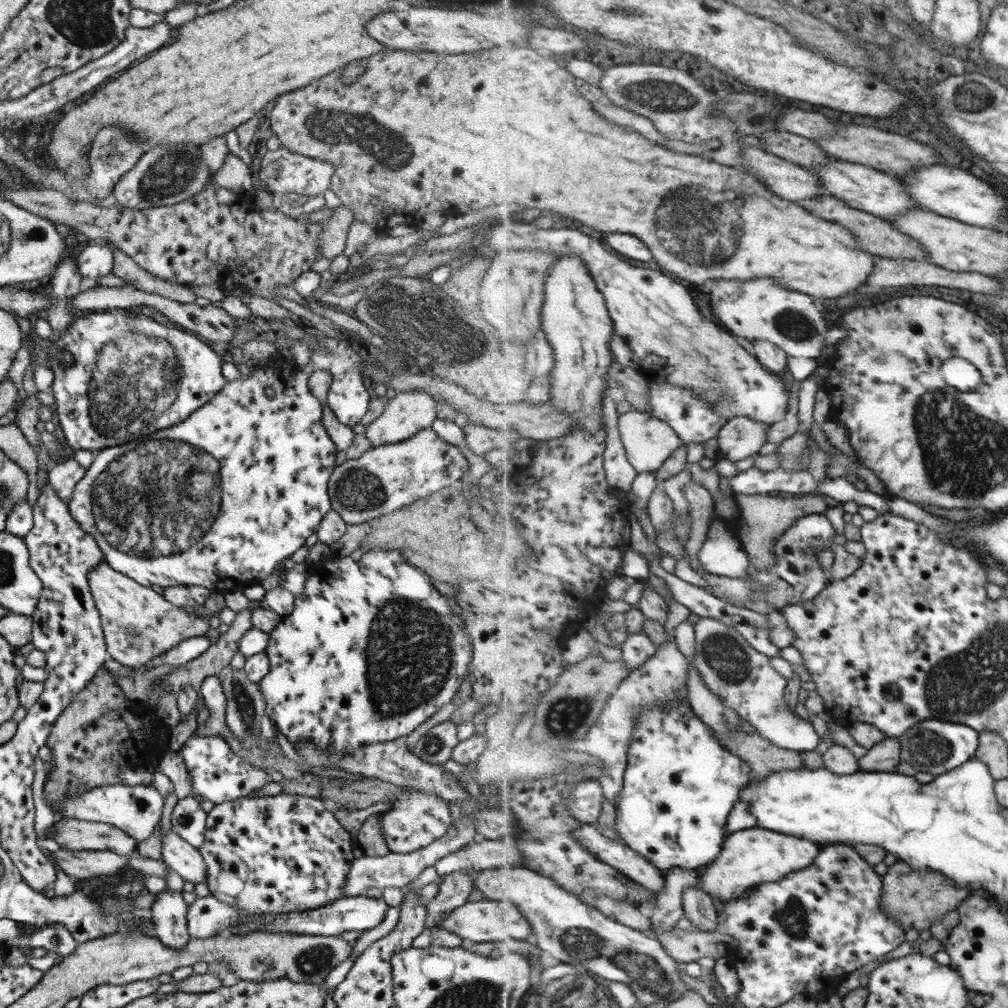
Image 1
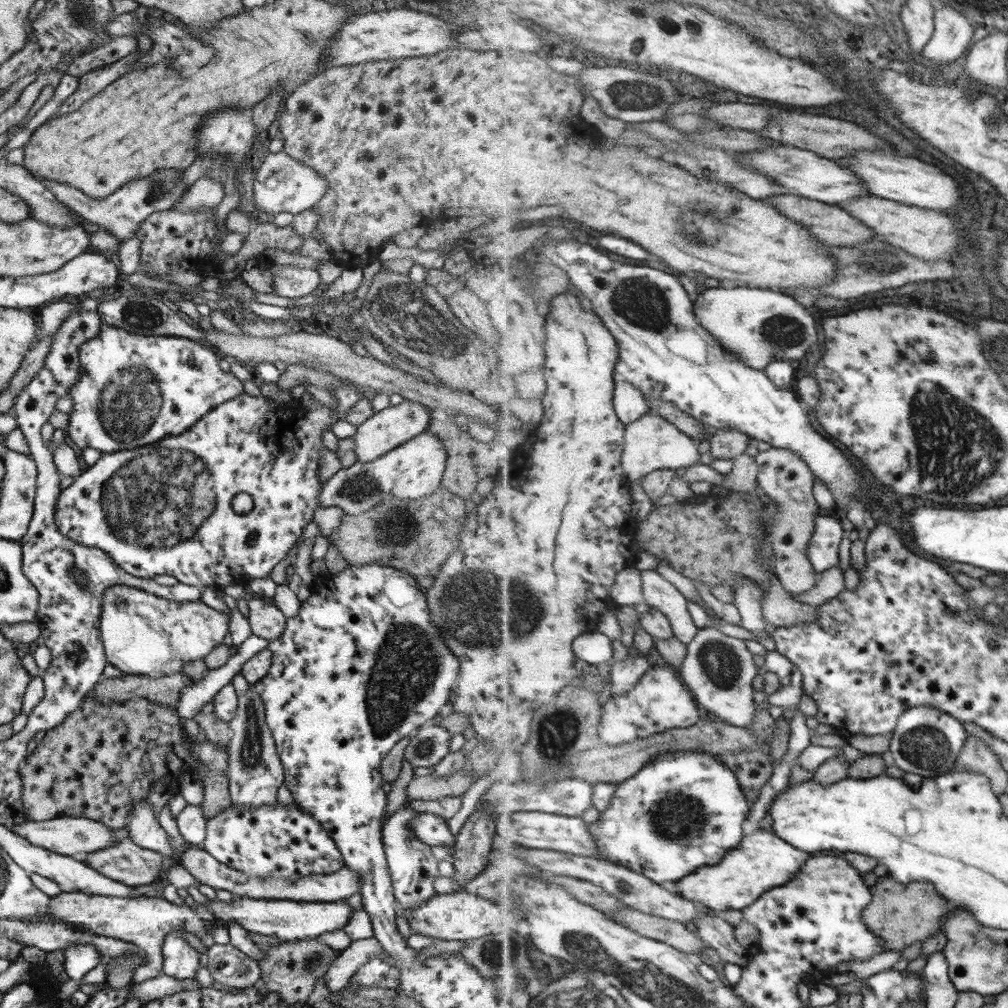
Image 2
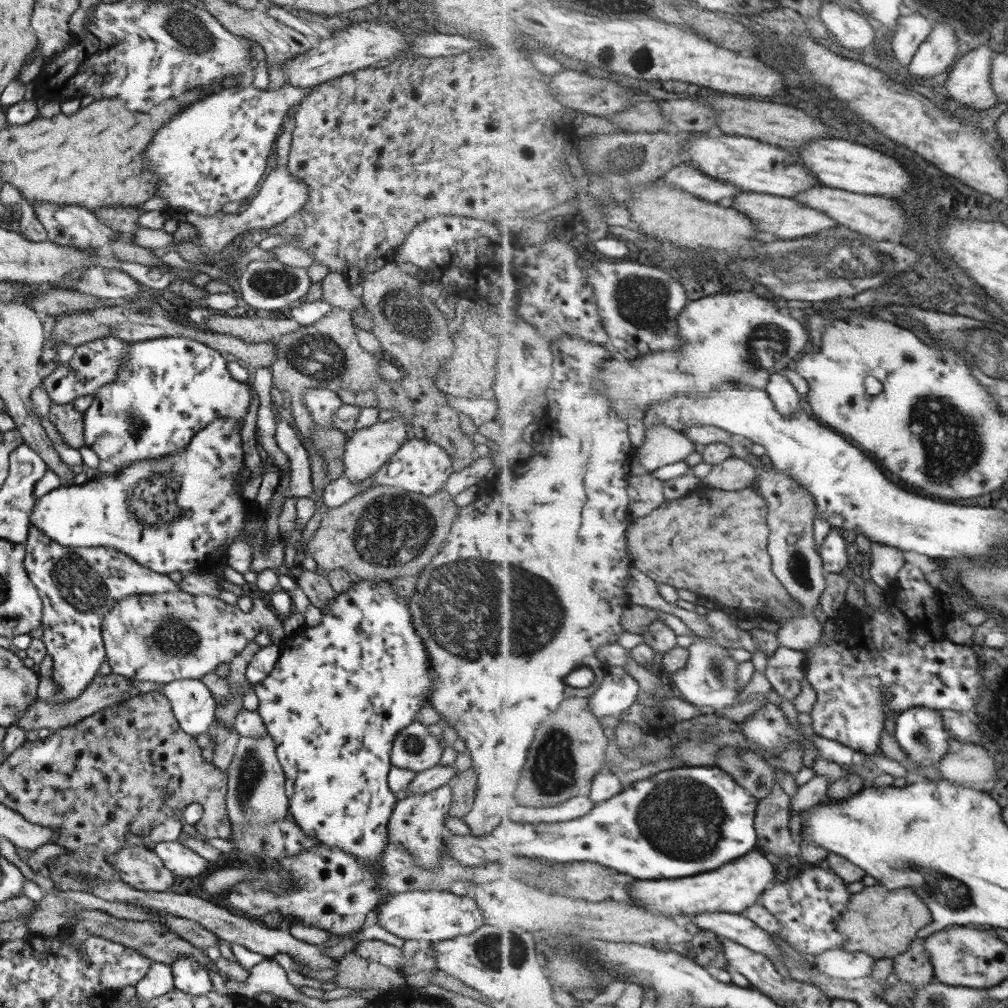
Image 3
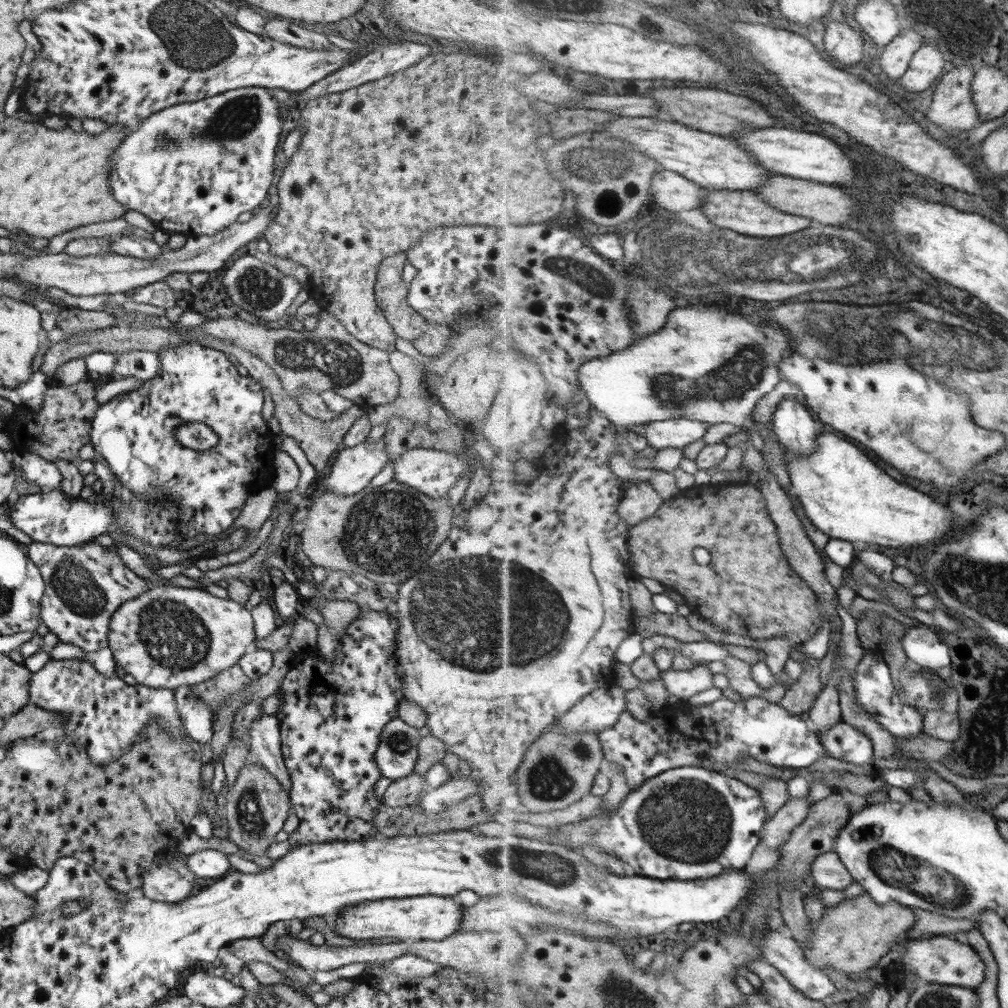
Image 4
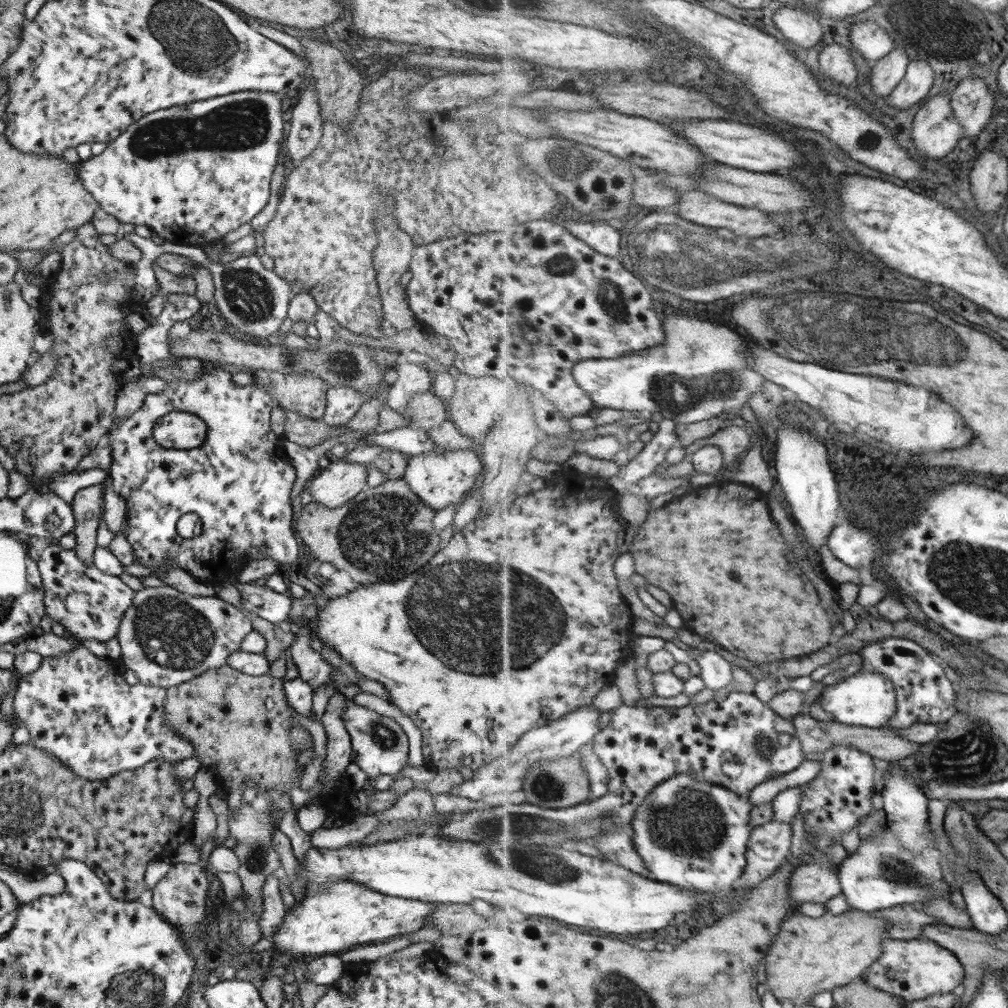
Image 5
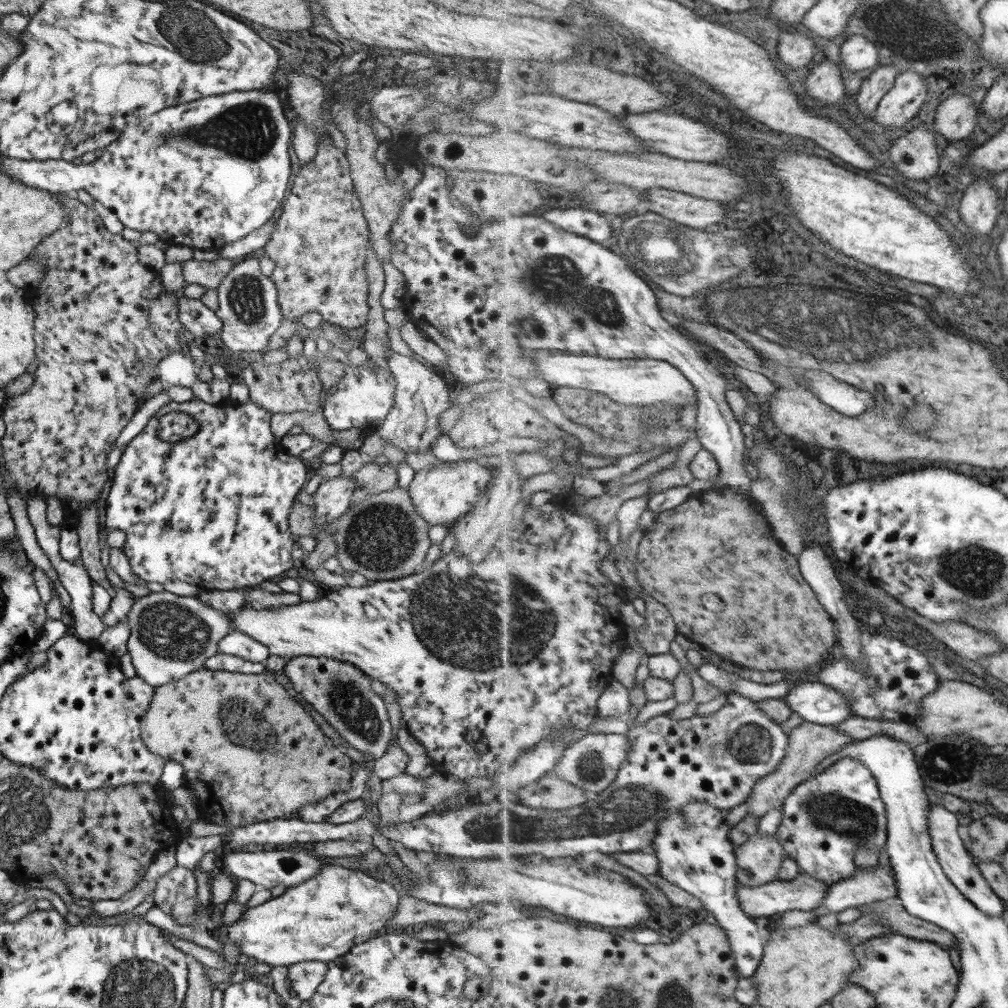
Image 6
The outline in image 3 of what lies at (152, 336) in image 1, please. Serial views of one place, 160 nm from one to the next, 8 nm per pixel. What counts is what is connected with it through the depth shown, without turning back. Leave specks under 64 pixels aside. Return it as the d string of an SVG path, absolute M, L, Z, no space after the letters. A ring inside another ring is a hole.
M175 336L125 343L126 361L109 384L92 394L90 406L82 412L84 445L99 460L123 470L135 462L183 453L189 440L217 417L235 419L241 430L249 404L249 382L237 381L227 373L224 354Z

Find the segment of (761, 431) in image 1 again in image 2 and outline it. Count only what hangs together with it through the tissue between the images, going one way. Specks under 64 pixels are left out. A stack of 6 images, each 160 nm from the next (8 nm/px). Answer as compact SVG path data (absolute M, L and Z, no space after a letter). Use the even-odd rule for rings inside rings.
M716 429L710 442L710 453L717 459L731 460L747 452L751 439L737 429Z

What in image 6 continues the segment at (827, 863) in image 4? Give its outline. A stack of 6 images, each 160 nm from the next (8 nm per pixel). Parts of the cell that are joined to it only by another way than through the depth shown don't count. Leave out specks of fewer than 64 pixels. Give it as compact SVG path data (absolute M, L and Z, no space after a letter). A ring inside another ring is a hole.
M798 872L794 879L788 881L776 879L761 886L746 886L738 882L738 900L741 909L750 917L771 917L781 915L787 910L813 911L821 907L821 903L828 895L830 886L812 874Z

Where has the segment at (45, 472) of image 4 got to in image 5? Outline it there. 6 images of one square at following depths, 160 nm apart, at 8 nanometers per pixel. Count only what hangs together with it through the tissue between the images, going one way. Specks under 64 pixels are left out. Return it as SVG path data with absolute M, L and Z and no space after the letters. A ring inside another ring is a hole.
M74 469L63 476L53 477L47 485L51 493L71 506L71 500L75 493L83 488L102 484L106 476L108 476L108 470L90 469L77 472Z

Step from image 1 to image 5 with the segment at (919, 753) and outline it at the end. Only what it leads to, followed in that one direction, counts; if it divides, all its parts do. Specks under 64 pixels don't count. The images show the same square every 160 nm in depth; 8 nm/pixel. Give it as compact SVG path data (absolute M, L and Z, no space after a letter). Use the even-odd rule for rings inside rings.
M858 671L834 685L828 685L815 701L822 702L824 711L829 711L834 722L849 726L869 728L889 727L897 712L897 693L893 681L884 674L873 671Z

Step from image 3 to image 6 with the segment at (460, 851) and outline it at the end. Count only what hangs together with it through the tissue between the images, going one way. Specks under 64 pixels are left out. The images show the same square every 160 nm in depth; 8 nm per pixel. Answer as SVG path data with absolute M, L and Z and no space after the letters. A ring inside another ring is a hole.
M709 802L689 803L680 811L671 811L660 820L660 828L657 829L657 838L654 842L656 858L659 860L657 873L667 881L680 886L683 890L703 900L705 909L717 918L718 927L725 930L729 942L735 954L737 970L740 978L754 977L765 956L765 946L761 940L761 934L757 930L757 924L752 917L743 912L738 900L738 858L736 850L733 850L733 842L729 840L732 826L727 823L727 812L713 806Z

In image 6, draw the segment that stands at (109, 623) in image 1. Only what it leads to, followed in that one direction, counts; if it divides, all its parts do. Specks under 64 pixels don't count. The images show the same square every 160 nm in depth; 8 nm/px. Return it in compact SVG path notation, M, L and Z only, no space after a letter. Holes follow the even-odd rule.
M168 591L136 597L125 619L129 627L126 653L131 657L136 676L154 687L179 680L190 672L203 669L206 660L218 653L217 643L221 637L234 630L228 613L202 605L197 597L181 597Z

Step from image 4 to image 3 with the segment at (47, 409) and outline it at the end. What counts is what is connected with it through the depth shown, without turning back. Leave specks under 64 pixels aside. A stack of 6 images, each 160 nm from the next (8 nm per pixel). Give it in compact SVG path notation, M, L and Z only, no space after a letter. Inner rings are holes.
M50 403L48 421L57 430L63 444L75 450L81 450L81 445L84 444L82 418L82 413L75 411L72 403Z

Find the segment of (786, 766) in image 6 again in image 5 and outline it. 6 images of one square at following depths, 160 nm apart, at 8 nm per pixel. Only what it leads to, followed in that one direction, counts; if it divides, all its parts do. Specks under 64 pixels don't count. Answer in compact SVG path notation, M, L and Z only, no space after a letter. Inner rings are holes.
M799 715L793 718L793 722L797 729L798 737L801 739L803 750L806 756L811 756L815 752L827 753L833 745L849 745L857 747L865 753L872 754L873 757L888 761L892 764L895 760L902 760L920 751L921 743L913 742L912 740L903 738L901 733L898 733L895 728L886 729L869 728L863 726L849 726L837 722L821 723L815 718L808 715Z

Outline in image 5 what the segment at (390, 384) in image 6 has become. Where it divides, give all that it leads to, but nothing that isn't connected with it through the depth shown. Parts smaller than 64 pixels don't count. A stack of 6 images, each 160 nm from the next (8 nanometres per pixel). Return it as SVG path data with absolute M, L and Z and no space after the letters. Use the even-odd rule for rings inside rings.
M347 386L328 387L326 390L326 404L320 419L325 426L338 426L347 424L349 419L357 412L361 403L371 400Z

